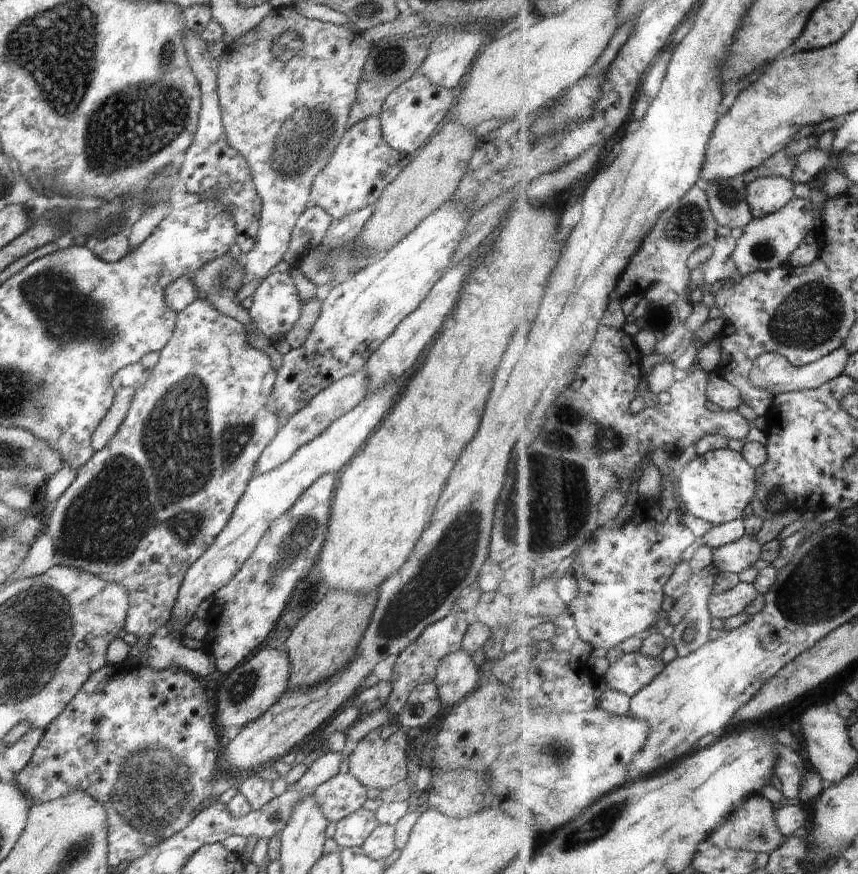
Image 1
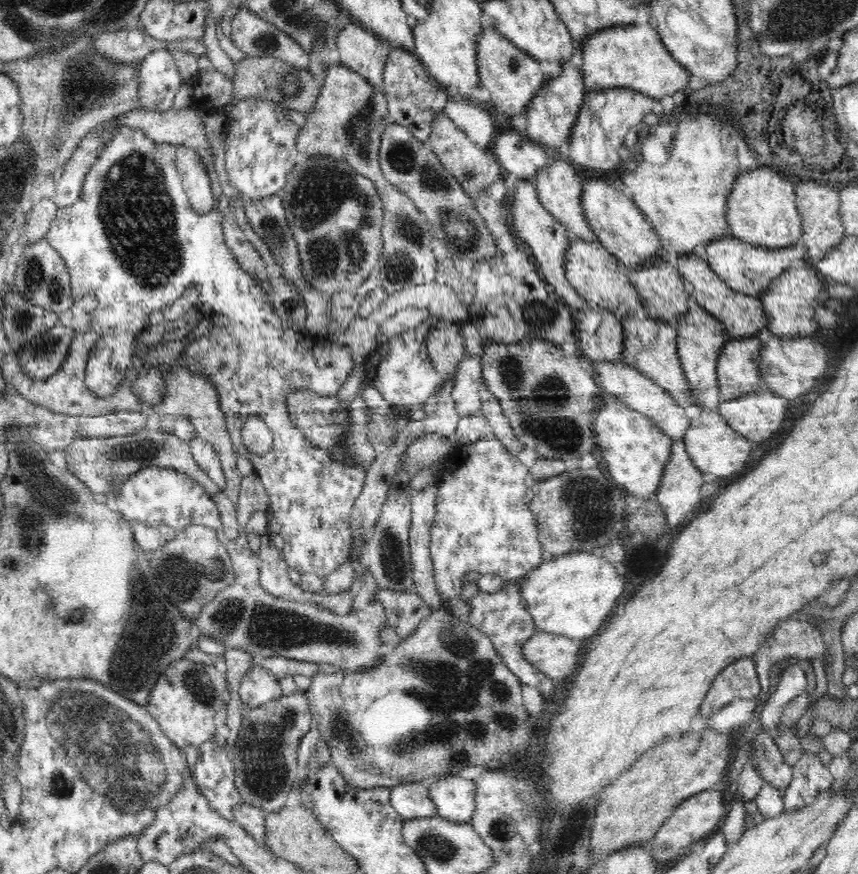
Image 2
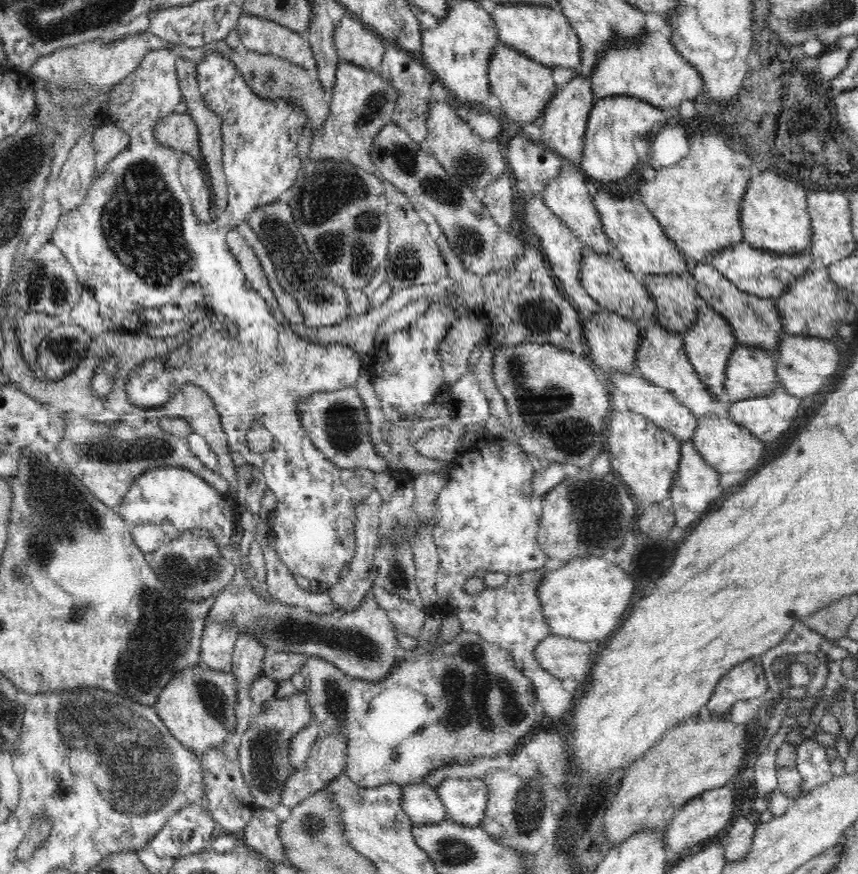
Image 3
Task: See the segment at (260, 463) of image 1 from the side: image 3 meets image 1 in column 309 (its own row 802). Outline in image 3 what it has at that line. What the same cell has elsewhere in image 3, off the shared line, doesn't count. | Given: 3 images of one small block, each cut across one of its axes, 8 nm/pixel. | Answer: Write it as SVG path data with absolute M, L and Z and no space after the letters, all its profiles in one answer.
M422 781L412 785L402 785L400 803L415 826L420 824L438 824L446 820L448 813L436 788Z

